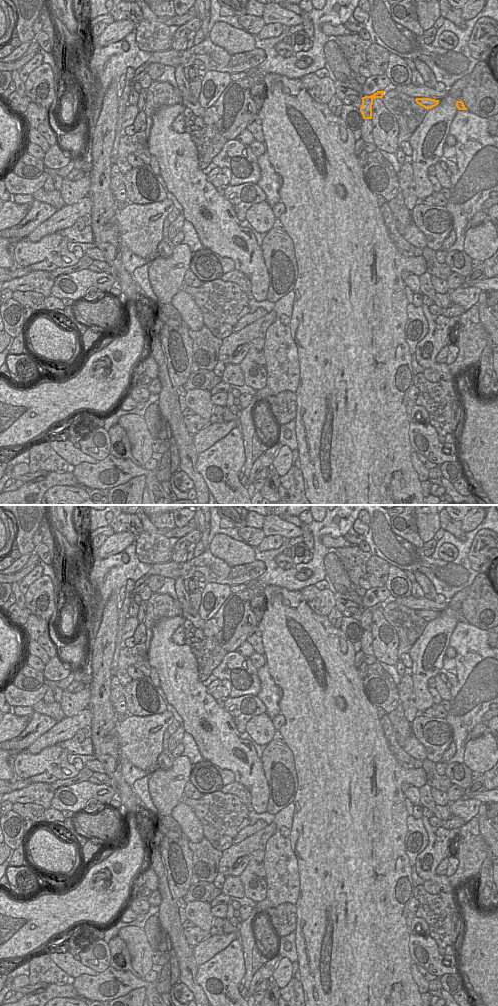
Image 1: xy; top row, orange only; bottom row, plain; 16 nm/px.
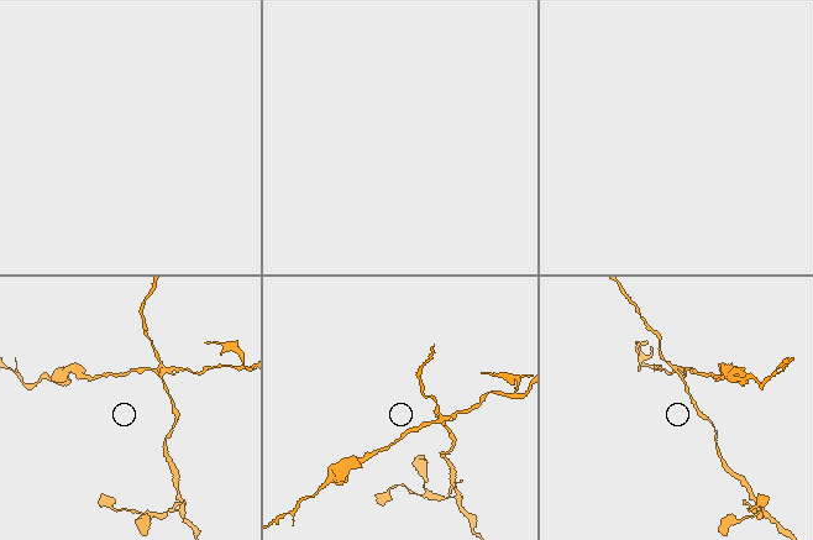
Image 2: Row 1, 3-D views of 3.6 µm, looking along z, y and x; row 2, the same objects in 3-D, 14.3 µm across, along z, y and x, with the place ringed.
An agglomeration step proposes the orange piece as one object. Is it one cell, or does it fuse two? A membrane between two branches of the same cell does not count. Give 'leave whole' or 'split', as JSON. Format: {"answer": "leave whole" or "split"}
{"answer": "split"}

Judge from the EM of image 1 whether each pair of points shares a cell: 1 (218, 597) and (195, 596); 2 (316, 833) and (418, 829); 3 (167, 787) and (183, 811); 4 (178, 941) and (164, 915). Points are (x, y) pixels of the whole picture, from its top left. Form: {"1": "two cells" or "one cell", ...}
{"1": "two cells", "2": "two cells", "3": "two cells", "4": "one cell"}

